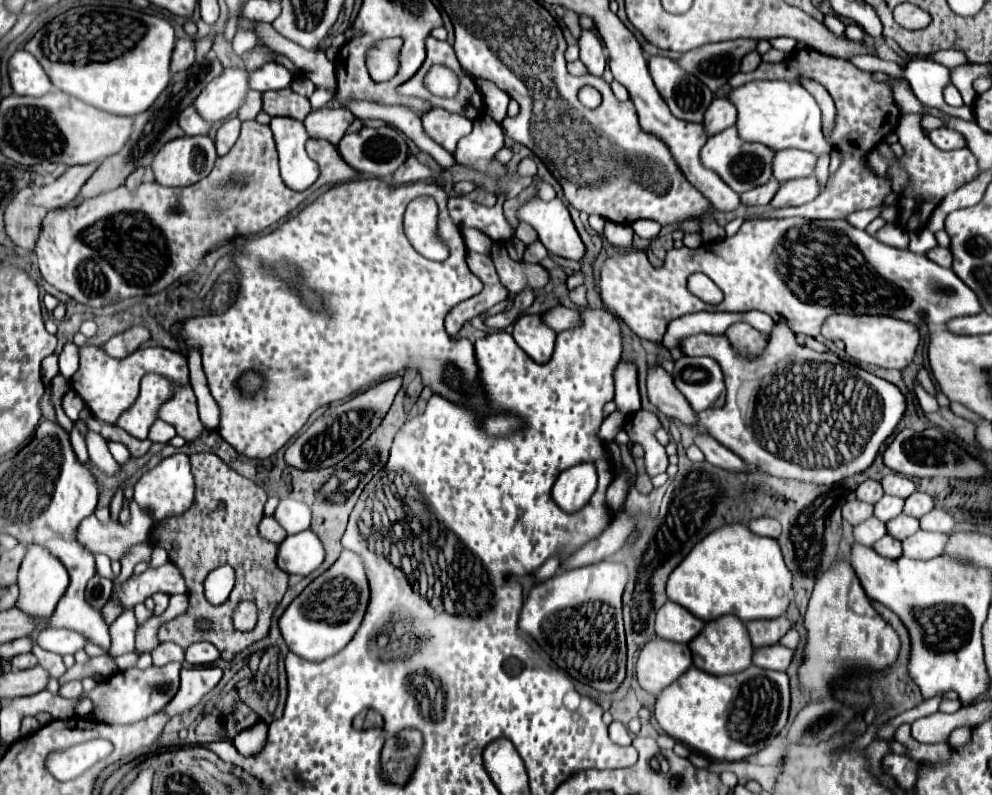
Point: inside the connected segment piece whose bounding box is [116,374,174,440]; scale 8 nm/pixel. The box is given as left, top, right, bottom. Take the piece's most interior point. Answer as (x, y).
(154, 390)

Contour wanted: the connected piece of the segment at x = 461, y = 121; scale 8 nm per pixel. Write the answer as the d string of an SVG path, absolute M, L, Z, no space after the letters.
M430 110L422 116L426 134L448 152L456 152L458 140L472 132L472 122L460 114L448 114L446 110Z

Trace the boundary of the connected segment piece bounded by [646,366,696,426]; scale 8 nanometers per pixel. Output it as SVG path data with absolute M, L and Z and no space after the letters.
M650 366L646 376L646 388L650 402L664 412L670 418L676 418L684 424L696 426L696 414L692 414L692 408L688 402L684 402L684 396L676 390L670 374L662 366Z

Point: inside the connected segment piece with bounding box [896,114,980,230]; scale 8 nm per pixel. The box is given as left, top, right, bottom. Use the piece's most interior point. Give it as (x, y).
(932, 174)

